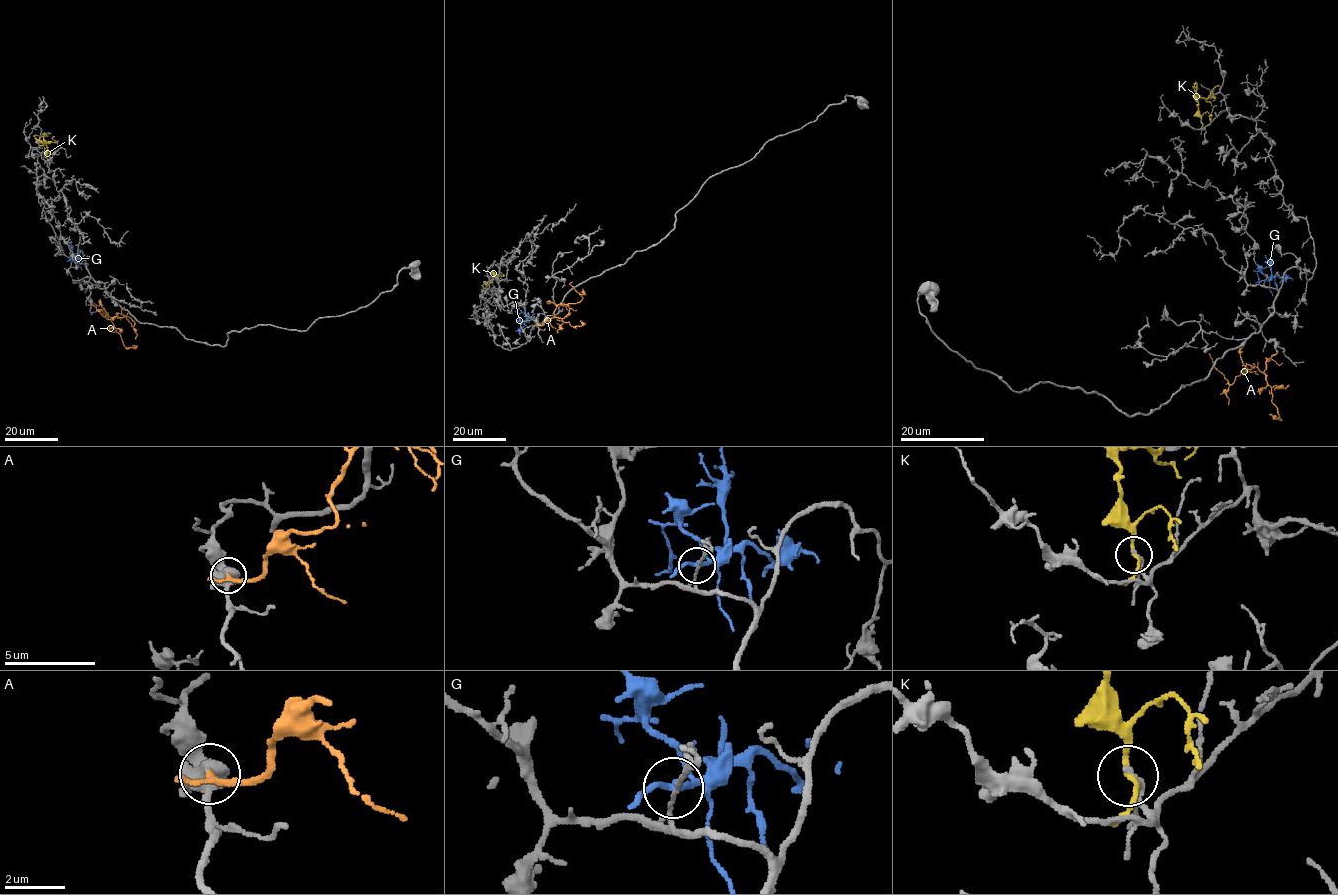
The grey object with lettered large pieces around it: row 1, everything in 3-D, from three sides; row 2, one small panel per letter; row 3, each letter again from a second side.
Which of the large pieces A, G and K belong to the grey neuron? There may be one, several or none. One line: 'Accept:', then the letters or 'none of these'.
Accept: A

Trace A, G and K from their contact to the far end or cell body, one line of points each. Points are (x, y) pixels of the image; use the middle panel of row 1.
A: (539, 325), (553, 318), (559, 304), (577, 303), (582, 298), (569, 284), (572, 282)
G: (531, 317), (516, 323)
K: (495, 276), (482, 285), (486, 288)

